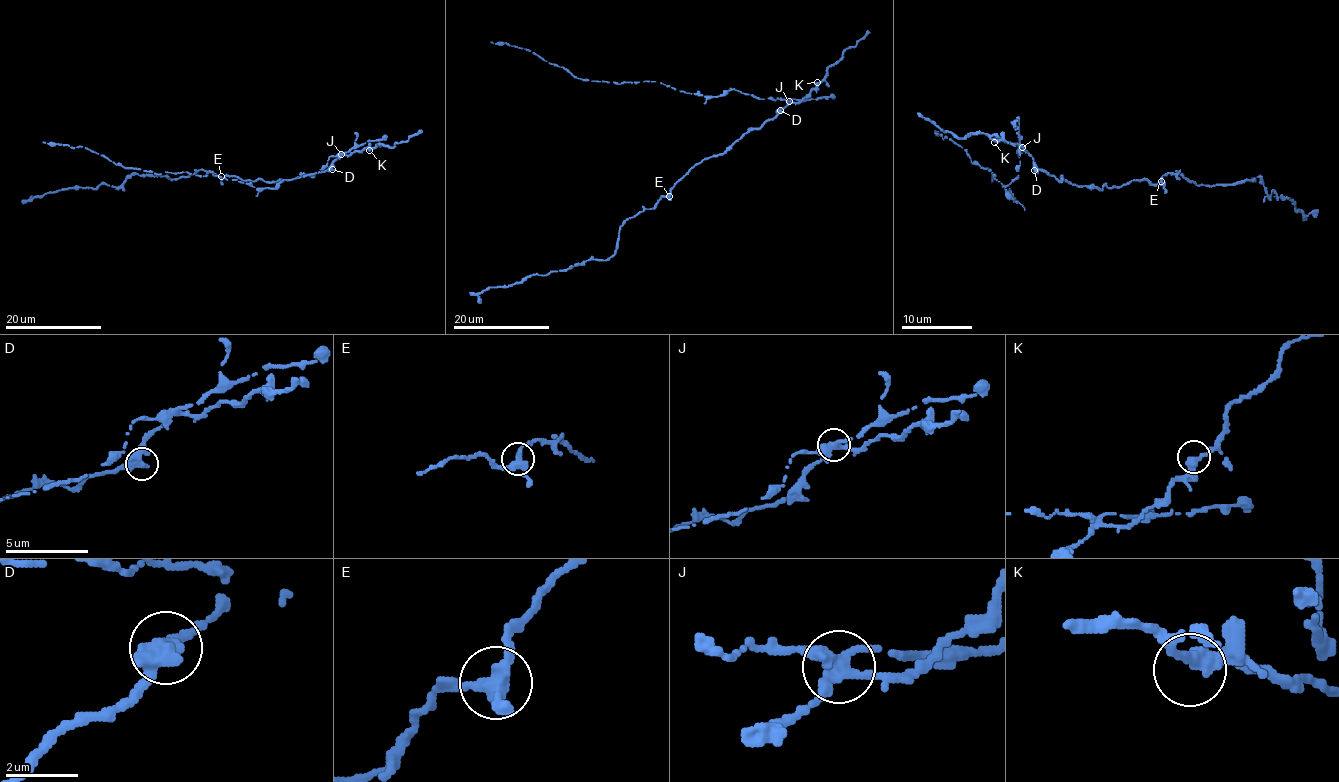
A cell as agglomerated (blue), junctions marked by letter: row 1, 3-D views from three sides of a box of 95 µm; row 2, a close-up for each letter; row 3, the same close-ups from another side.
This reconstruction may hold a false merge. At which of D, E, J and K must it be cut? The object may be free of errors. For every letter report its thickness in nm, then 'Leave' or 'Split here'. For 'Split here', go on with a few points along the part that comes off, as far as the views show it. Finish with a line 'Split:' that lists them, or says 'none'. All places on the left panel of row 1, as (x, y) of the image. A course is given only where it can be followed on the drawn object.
D: Thickness 340 nm. Leave
E: Thickness 320 nm. Leave
J: Thickness 360 nm. Split here. Course of the part to remove: (341, 153), (312, 174), (258, 188), (212, 175), (126, 168), (80, 146), (43, 142)
K: Thickness 400 nm. Leave
Split: J

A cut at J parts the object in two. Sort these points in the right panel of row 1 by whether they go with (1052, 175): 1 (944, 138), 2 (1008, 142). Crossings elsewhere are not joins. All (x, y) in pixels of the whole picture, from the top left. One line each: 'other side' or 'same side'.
1: other side
2: same side

